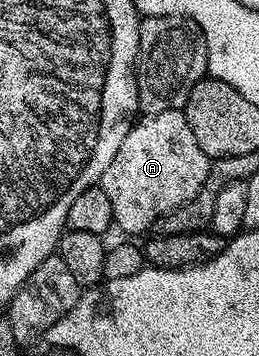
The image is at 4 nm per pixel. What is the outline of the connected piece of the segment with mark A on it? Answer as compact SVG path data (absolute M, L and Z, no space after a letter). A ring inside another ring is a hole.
M183 110L154 113L133 122L130 133L122 137L122 145L118 145L118 153L114 153L114 161L106 165L106 173L102 173L98 185L110 201L113 224L128 234L125 236L140 237L136 235L143 231L151 232L162 216L186 205L199 191L205 190L209 166L209 157L202 153L202 149L198 149L198 141L194 141L194 129L190 129Z

